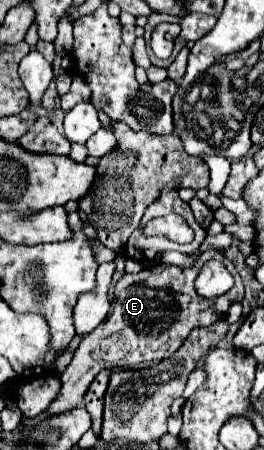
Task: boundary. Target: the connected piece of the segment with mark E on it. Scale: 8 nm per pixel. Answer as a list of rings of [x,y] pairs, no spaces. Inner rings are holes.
[[[216,250],[204,252],[192,270],[184,270],[184,268],[170,266],[170,264],[160,264],[152,270],[142,270],[138,274],[124,274],[116,282],[112,308],[110,308],[106,320],[94,332],[90,332],[82,340],[78,350],[74,352],[72,362],[66,366],[64,374],[60,376],[62,390],[46,412],[58,414],[58,412],[66,412],[66,410],[80,406],[90,382],[102,370],[150,368],[150,366],[162,362],[164,358],[170,358],[182,346],[182,342],[186,340],[186,336],[190,334],[192,328],[210,326],[212,322],[224,318],[230,304],[236,300],[242,300],[242,298],[244,298],[242,278],[238,276],[234,264],[228,262],[228,258]],[[208,260],[220,260],[222,264],[226,264],[230,274],[234,276],[234,288],[230,292],[226,292],[224,296],[216,296],[210,300],[202,298],[194,286],[194,280],[198,278],[200,268]]]

